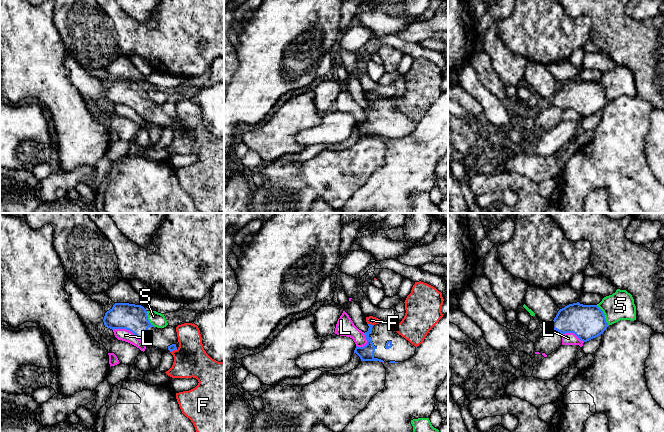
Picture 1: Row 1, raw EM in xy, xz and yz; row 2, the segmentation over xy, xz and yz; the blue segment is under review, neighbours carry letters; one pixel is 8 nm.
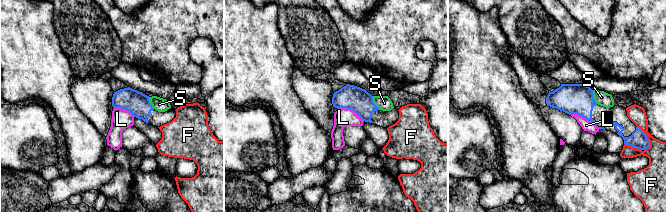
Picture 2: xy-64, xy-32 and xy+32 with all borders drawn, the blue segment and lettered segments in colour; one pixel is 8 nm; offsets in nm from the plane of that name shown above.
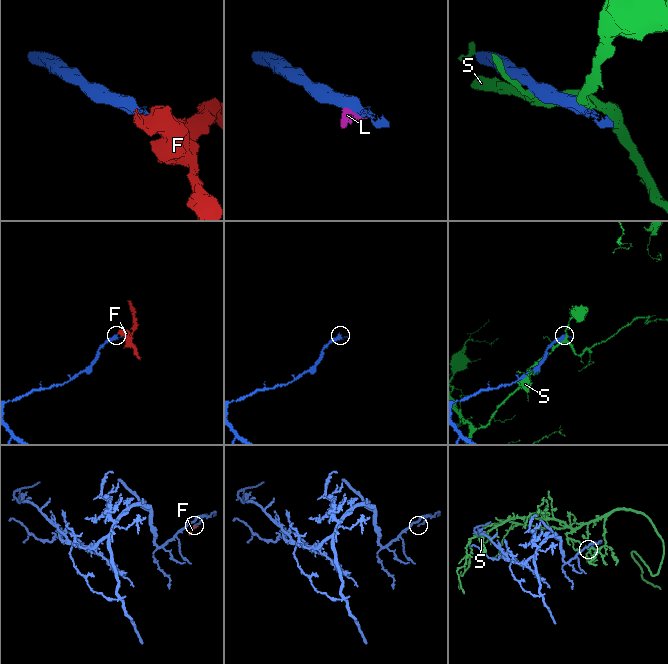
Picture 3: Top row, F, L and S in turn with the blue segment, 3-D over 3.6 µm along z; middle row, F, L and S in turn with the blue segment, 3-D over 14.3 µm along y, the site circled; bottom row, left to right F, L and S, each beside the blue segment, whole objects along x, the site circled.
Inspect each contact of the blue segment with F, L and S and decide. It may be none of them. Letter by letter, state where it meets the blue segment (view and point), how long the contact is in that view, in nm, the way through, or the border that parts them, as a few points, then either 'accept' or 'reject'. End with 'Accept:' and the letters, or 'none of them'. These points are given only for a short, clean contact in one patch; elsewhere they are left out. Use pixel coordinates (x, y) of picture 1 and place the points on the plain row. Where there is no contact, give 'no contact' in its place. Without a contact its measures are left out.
F: xz (370, 100) | 50 nm | reject
L: xy (130, 106) | 300 nm | along xy (113, 105), (128, 105), (146, 120) | reject
S: yz (604, 91) | 190 nm | reject
Accept: none of them

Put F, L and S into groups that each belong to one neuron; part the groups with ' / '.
F / L / S

